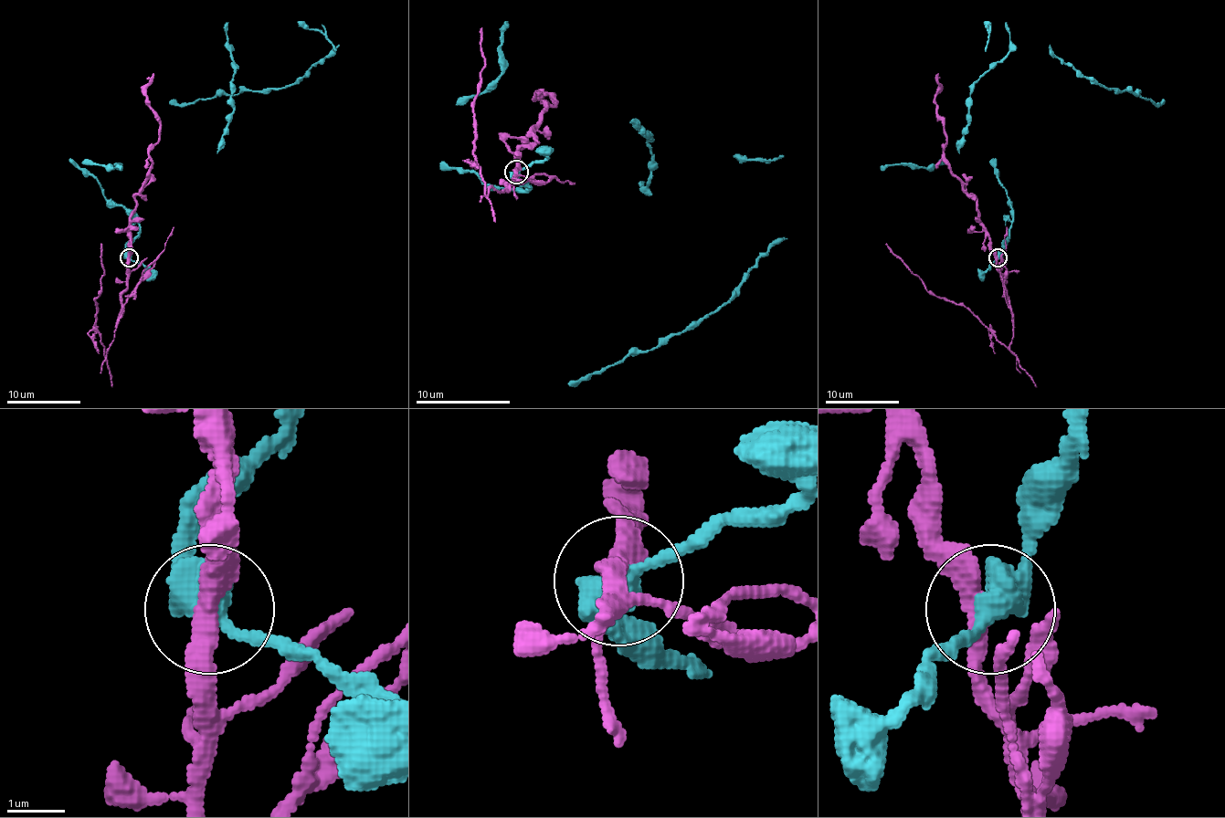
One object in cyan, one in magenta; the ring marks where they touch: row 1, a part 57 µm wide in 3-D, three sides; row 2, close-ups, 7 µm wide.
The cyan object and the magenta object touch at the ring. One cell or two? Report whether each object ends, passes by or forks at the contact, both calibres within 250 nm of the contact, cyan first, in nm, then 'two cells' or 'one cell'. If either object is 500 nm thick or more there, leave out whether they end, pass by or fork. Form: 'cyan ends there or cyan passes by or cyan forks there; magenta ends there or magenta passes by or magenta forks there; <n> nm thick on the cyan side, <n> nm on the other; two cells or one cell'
500 nm thick on the cyan side, 360 nm on the other; two cells

